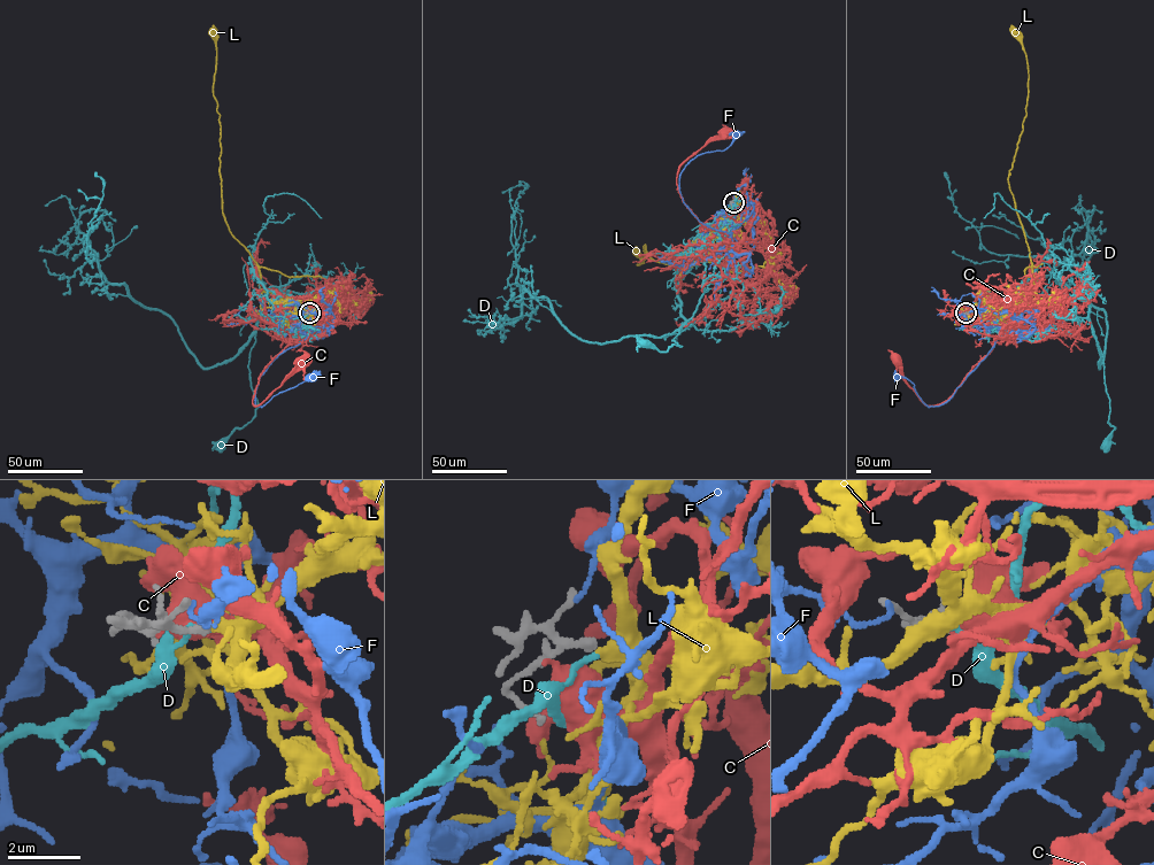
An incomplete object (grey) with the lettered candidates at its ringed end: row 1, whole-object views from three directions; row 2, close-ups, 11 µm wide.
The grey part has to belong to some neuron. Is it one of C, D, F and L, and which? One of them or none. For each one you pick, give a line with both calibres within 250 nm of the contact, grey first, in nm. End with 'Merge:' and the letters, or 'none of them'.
L: calibres 200 and 440 nm
Merge: L

